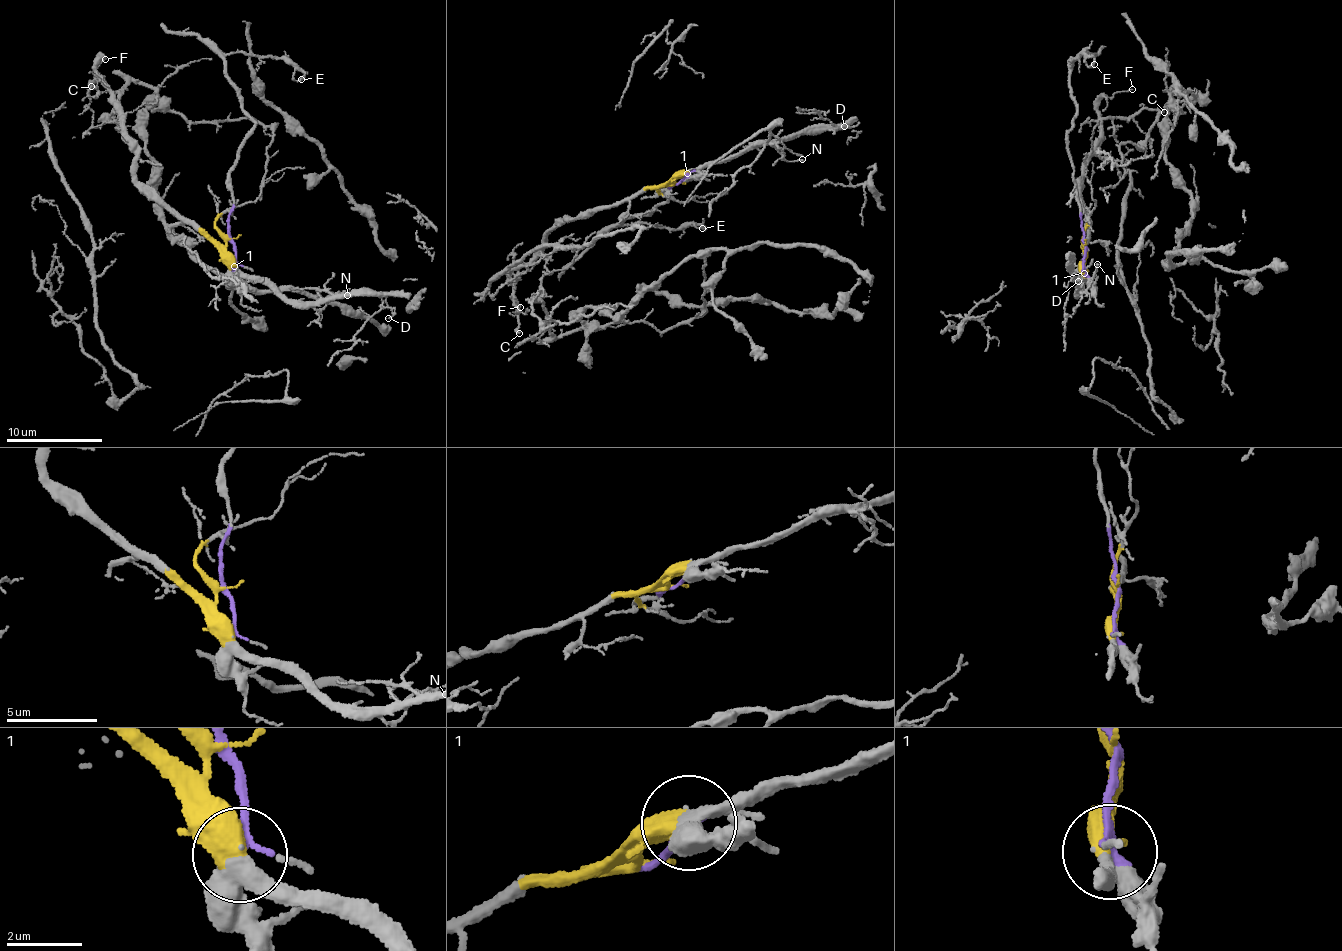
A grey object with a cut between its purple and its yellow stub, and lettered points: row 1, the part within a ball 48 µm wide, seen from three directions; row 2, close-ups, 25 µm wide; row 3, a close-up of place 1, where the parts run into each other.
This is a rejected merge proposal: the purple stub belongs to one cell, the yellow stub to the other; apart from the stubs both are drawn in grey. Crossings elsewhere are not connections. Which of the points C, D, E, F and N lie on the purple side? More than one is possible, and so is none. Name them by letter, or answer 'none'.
E

